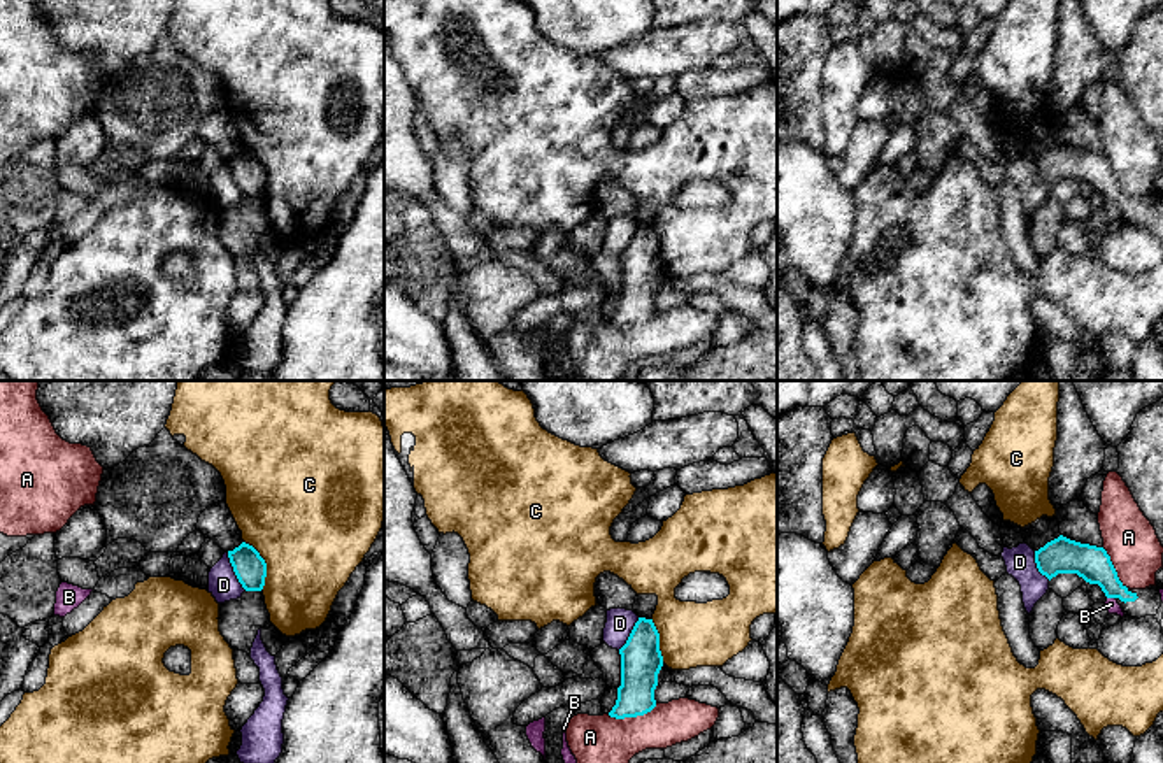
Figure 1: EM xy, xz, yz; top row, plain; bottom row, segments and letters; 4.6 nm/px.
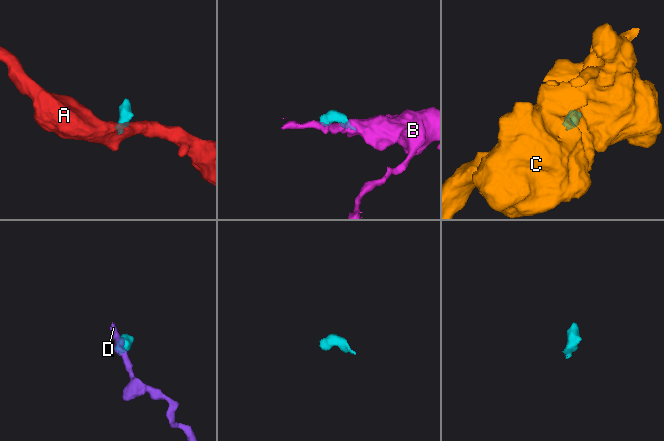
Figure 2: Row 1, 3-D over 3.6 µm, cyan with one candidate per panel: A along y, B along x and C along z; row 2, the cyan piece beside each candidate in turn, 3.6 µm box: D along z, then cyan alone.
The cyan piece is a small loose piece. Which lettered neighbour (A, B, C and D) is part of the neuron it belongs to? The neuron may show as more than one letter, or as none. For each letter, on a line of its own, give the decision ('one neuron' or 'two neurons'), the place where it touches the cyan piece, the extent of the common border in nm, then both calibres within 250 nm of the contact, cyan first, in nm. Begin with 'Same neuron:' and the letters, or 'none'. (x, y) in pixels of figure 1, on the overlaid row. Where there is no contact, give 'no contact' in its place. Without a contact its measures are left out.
Same neuron: none
A: two neurons; contact xz (632, 716); length 240 nm; calibres 190 and 220 nm
B: two neurons; contact yz (1111, 597); length 40 nm; calibres 160 and 60 nm
C: two neurons; contact xy (265, 565); length 240 nm; calibres 150 and 480 nm
D: two neurons; contact xy (234, 570); length 200 nm; calibres 150 and 140 nm

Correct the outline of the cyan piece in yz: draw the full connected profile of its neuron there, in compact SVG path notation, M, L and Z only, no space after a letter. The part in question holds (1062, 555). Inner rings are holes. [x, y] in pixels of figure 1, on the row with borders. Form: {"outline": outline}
{"outline": "M1063 535L1035 551L1035 563L1049 581L1058 574L1077 574L1089 584L1098 584L1107 598L1116 598L1124 616L1156 616L1161 607L1158 586L1145 589L1126 588L1103 547L1081 544Z"}

